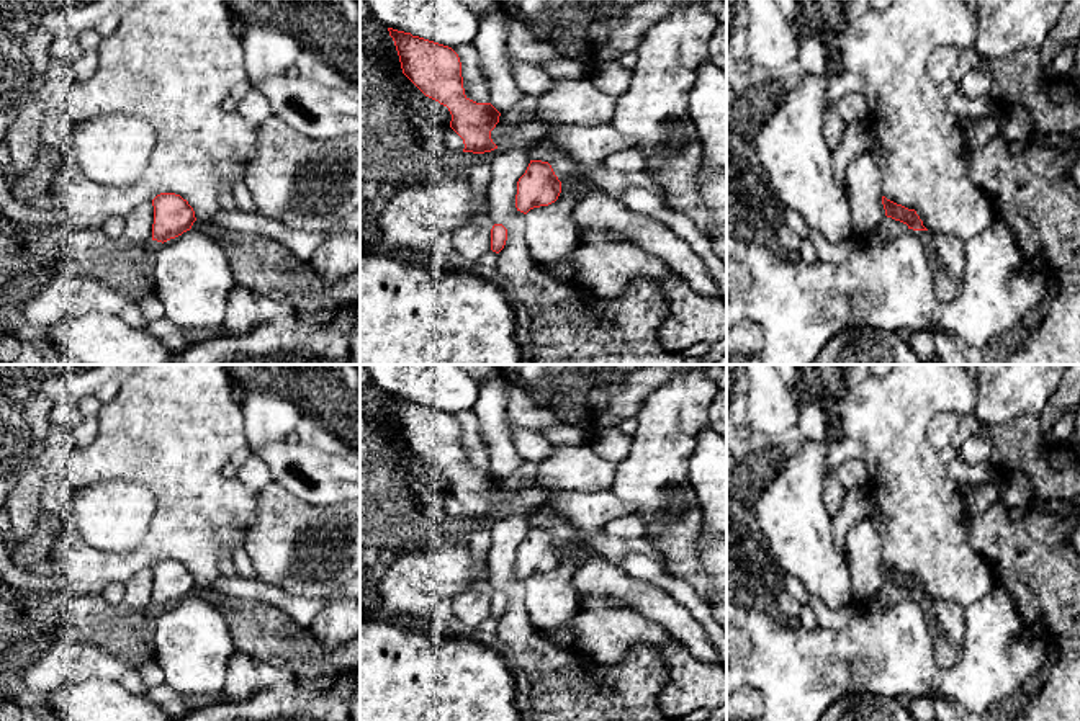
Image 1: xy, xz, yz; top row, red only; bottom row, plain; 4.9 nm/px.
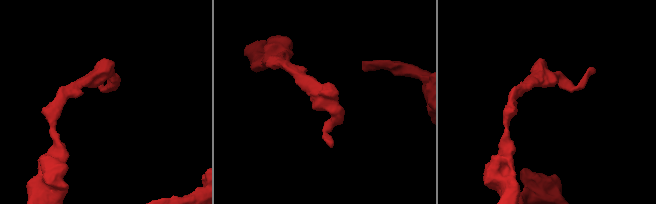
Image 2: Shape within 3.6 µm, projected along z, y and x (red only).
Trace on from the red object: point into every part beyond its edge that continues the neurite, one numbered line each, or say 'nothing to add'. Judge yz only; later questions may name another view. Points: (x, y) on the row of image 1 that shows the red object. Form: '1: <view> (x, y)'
nothing to add

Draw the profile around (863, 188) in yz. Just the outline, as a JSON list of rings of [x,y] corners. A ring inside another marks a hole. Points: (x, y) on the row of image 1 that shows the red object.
[[[869,152],[851,160],[843,191],[849,201],[854,237],[871,237],[887,216],[882,204],[880,172]]]

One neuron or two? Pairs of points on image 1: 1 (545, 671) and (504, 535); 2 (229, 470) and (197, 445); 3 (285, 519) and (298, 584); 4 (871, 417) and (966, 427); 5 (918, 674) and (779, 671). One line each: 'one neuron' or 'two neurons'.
1: one neuron
2: two neurons
3: one neuron
4: two neurons
5: one neuron

